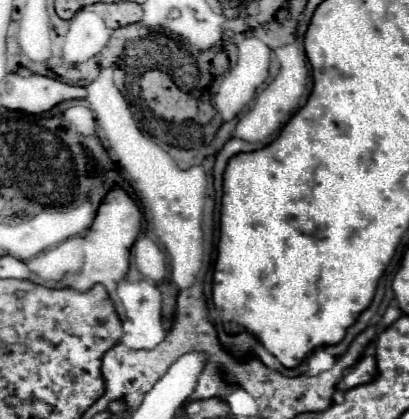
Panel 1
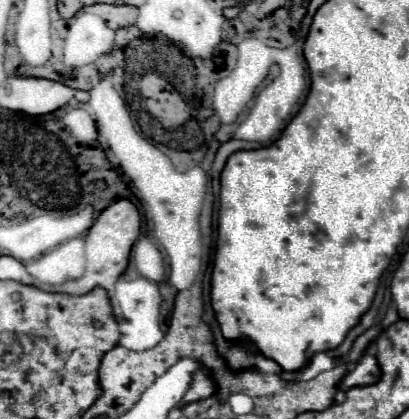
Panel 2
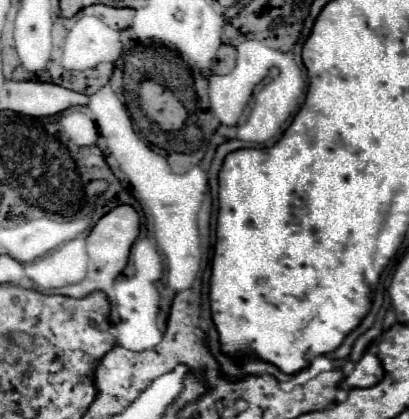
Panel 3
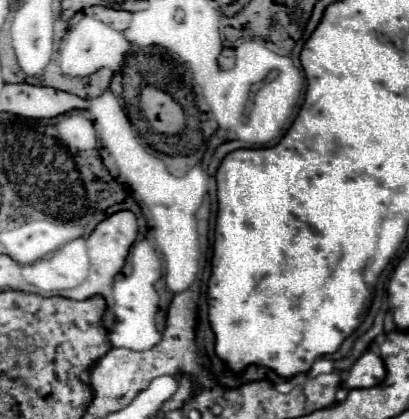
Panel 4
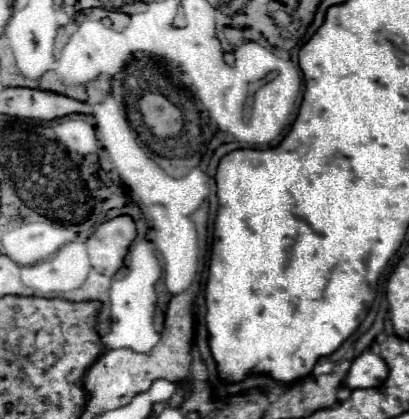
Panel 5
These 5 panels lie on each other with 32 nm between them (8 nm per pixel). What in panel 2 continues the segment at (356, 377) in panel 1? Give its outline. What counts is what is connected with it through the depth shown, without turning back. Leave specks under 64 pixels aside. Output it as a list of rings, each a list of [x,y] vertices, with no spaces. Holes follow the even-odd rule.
[[[364,354],[358,364],[346,372],[342,384],[344,388],[354,388],[354,386],[366,386],[366,384],[372,384],[380,378],[380,368],[378,368],[378,362],[374,356],[370,354]]]

